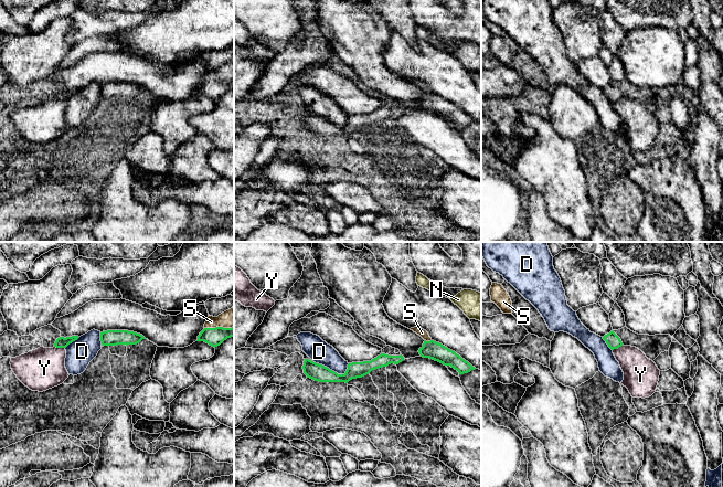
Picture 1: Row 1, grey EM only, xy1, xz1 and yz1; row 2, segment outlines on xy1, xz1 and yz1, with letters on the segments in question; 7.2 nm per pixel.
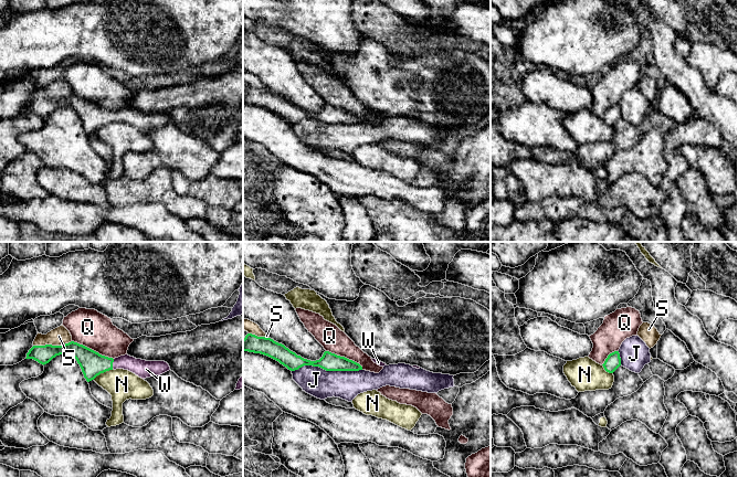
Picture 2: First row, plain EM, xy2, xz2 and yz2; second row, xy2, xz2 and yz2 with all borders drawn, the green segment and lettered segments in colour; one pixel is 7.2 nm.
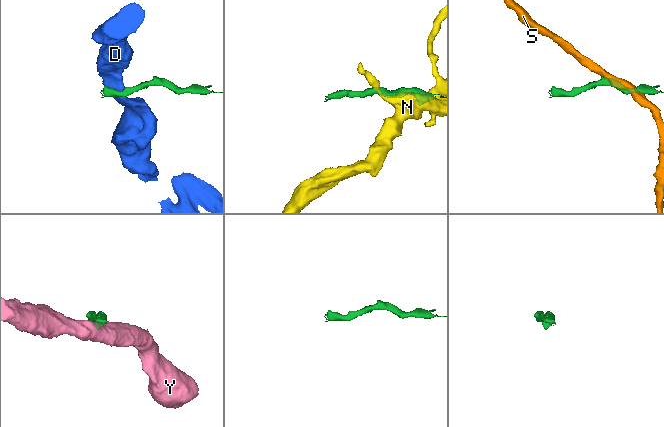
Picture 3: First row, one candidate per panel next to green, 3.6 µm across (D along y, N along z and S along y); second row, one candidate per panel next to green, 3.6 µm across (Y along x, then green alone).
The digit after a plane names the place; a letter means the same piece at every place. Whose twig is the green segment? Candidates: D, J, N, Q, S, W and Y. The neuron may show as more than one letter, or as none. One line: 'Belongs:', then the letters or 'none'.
Belongs: W

